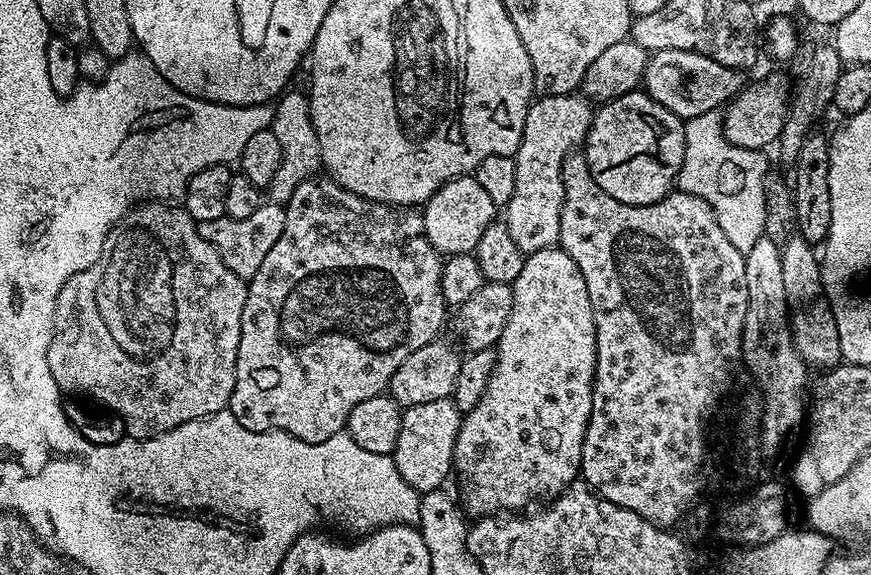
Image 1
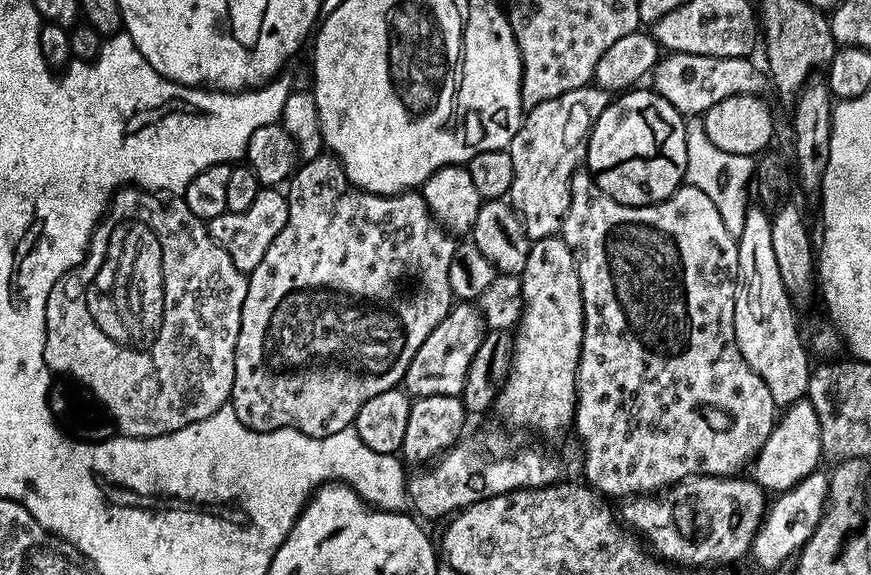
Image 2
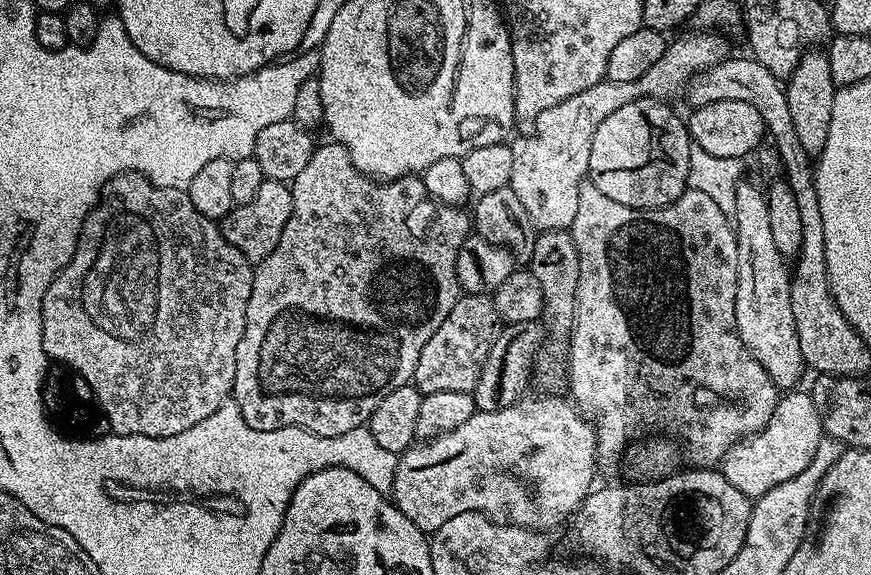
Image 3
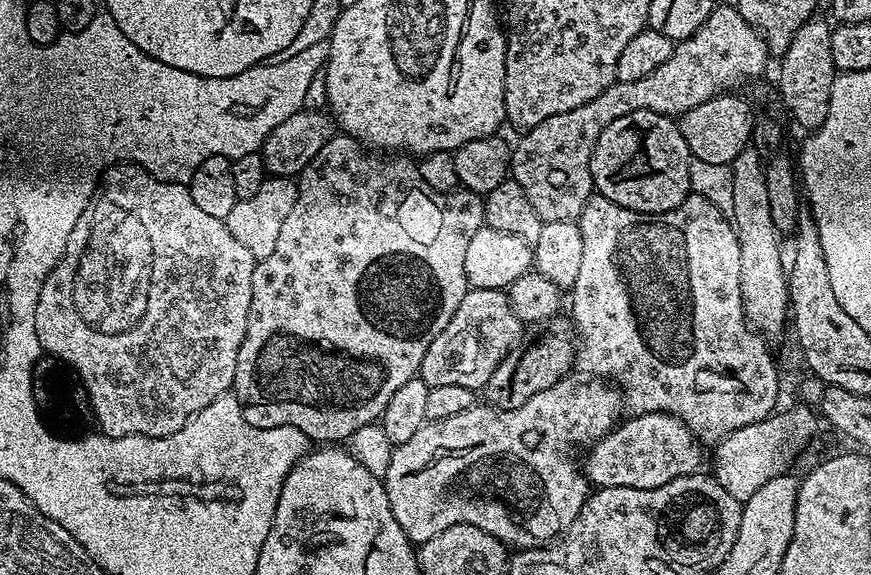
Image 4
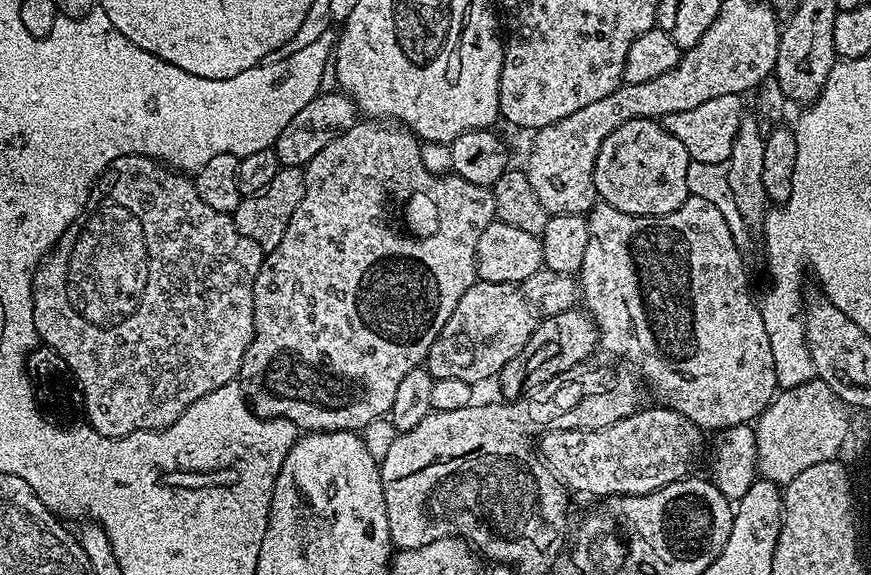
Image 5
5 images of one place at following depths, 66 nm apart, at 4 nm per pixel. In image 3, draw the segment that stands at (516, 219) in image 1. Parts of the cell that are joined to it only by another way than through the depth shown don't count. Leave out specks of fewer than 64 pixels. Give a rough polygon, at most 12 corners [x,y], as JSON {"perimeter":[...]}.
{"perimeter":[[696,30],[634,82],[603,79],[511,141],[510,187],[540,232],[571,229],[600,118],[675,101],[729,59]]}

